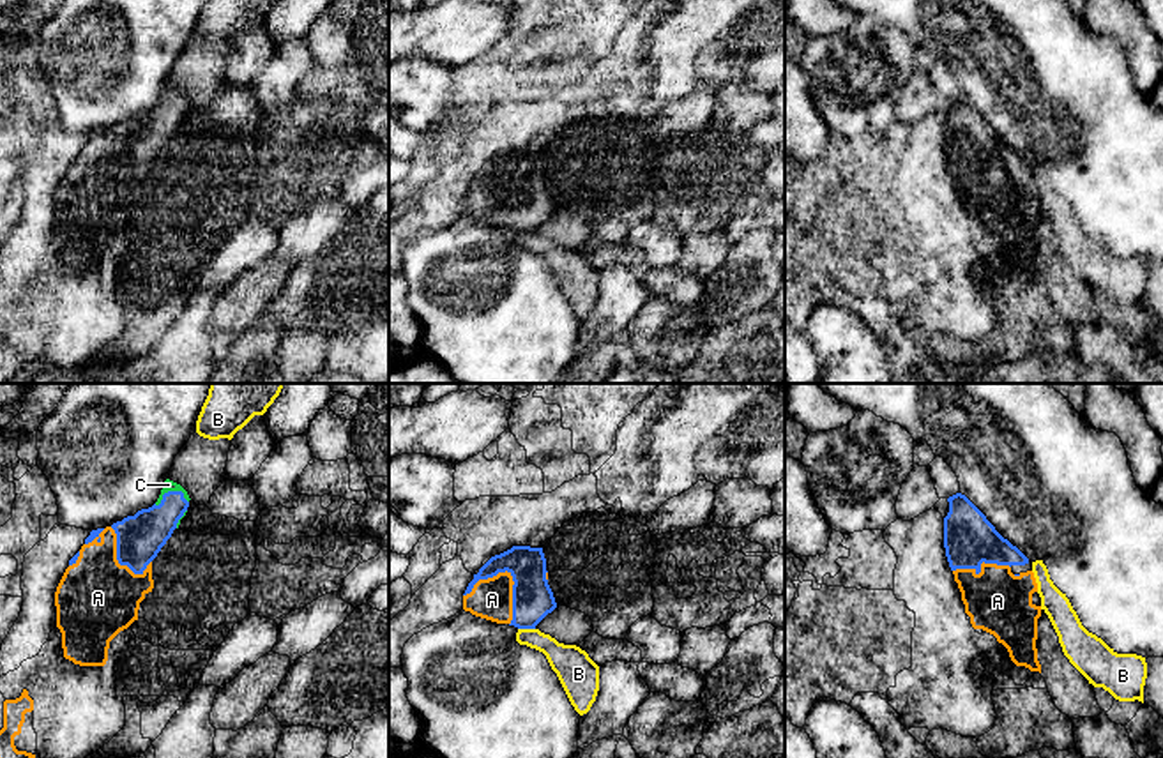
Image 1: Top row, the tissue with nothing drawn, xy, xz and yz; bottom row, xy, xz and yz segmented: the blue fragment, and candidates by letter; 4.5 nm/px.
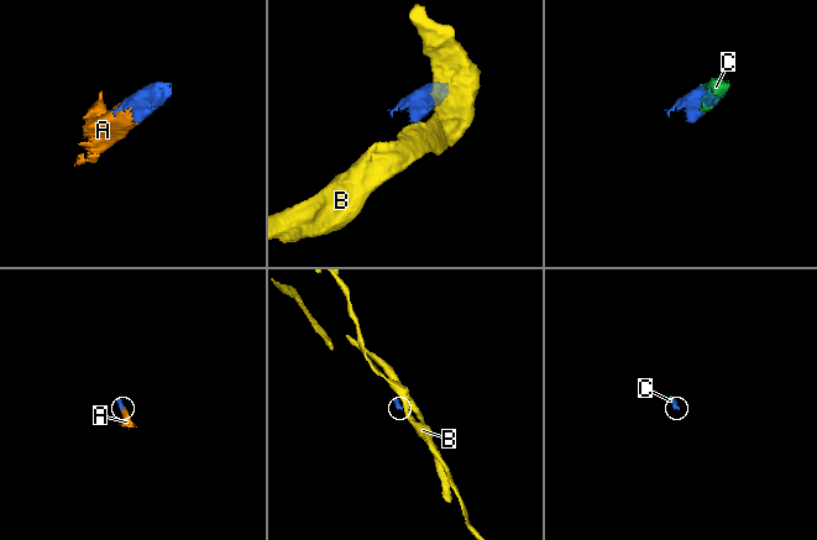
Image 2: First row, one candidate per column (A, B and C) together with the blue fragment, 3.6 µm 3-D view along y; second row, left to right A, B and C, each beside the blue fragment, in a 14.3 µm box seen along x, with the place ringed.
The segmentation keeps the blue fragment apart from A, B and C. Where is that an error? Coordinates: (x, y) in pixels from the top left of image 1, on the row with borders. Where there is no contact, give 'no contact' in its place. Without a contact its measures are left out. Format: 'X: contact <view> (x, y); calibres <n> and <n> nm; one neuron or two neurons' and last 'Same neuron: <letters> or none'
A: contact xz (513, 598); calibres 190 and 190 nm; one neuron
B: contact xz (527, 628); calibres 190 and 160 nm; two neurons
C: contact xy (170, 492); calibres 220 and 50 nm; one neuron
Same neuron: A, C

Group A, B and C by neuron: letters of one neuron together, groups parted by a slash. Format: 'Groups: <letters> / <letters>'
Groups: A C / B

